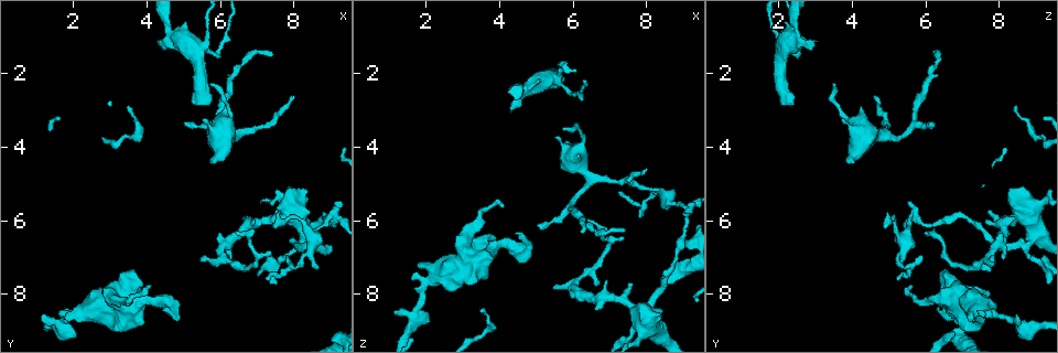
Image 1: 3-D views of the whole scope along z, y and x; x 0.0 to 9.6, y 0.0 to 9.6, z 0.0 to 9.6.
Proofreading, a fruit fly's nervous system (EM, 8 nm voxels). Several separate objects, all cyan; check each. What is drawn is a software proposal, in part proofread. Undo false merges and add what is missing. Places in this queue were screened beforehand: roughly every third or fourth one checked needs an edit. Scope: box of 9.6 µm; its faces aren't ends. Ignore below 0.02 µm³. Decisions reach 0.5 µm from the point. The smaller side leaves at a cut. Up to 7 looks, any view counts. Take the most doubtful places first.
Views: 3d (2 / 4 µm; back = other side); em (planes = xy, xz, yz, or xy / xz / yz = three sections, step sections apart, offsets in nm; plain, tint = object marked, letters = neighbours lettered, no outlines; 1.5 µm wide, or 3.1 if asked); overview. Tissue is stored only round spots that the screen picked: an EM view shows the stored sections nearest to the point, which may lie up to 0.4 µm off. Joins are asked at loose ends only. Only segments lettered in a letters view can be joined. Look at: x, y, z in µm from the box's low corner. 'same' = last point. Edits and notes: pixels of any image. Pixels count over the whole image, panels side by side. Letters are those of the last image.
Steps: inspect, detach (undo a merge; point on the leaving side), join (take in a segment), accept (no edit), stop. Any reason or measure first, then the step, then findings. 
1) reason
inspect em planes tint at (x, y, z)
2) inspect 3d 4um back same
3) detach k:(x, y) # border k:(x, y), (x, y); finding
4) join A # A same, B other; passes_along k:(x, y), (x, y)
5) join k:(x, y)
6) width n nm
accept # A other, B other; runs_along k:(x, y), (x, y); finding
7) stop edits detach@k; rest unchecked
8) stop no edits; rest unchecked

inspect 3d 2um back at (6.10, 2.85, 4.20)

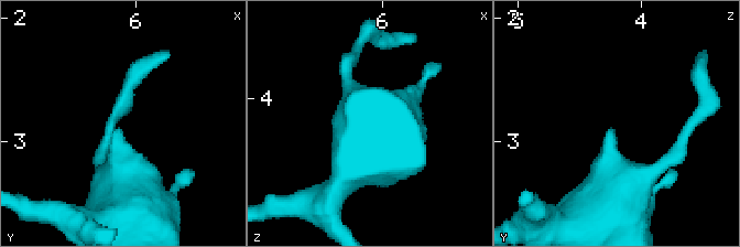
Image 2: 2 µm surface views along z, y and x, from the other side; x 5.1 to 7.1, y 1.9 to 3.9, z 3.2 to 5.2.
shape alone is not enough
inspect em xz step 4 tint at (6.18, 2.90, 4.24)

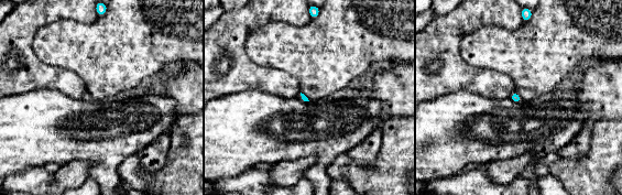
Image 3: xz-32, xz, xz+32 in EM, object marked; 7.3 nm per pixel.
another direction
inspect em planes letters same

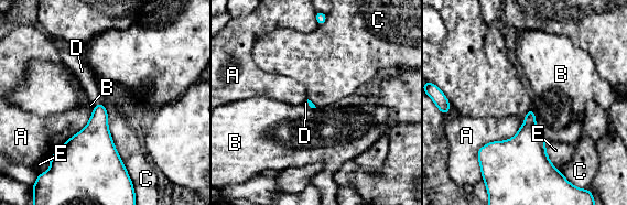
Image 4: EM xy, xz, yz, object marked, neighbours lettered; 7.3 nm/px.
join D # A other, B other, C other, D same, E other; passes_along 4:(95, 138), (97, 104), (87, 79); it goes on there

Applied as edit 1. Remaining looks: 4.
inspect overview

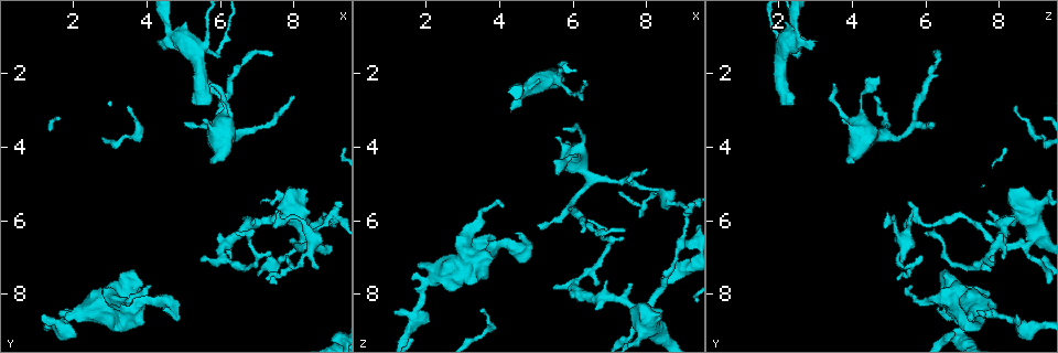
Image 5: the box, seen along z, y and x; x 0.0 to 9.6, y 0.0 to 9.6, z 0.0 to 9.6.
free end
inspect 3d 4um at (4.35, 1.20, 2.95)

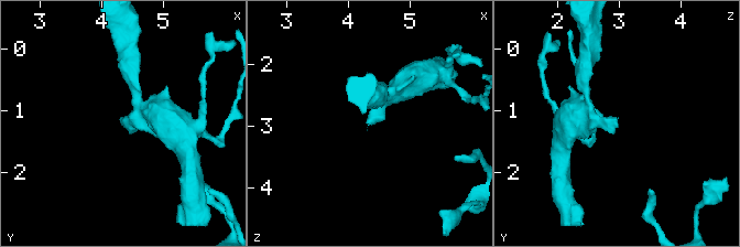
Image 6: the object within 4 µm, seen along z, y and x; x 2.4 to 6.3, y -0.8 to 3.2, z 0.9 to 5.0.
shape alone is not enough
inspect em planes letters at (4.35, 1.25, 3.00)

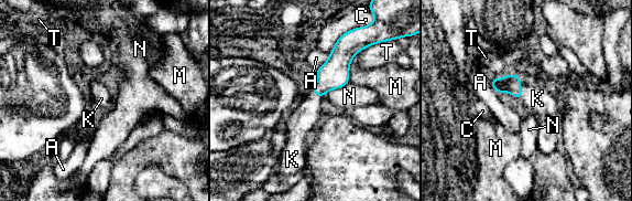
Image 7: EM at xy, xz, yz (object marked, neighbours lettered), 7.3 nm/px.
join K # A other, C other, K same, M other, N other, T other; passes_along 7:(511, 84), (520, 87), (537, 98); the neuron continues

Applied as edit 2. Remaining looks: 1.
stop edits join@4, join@7; rest unchecked

